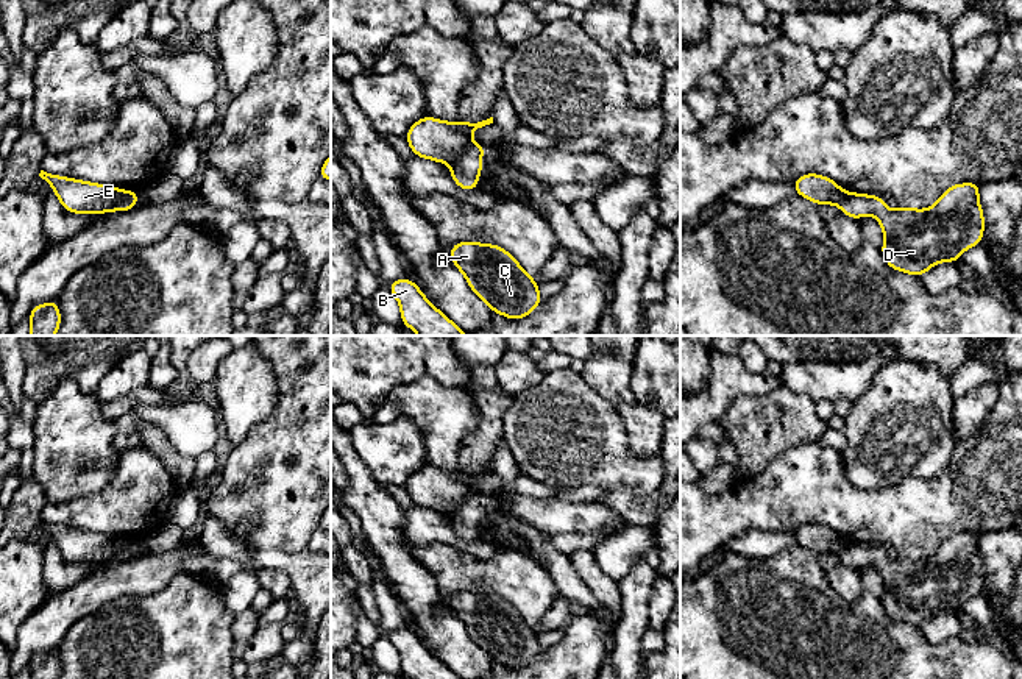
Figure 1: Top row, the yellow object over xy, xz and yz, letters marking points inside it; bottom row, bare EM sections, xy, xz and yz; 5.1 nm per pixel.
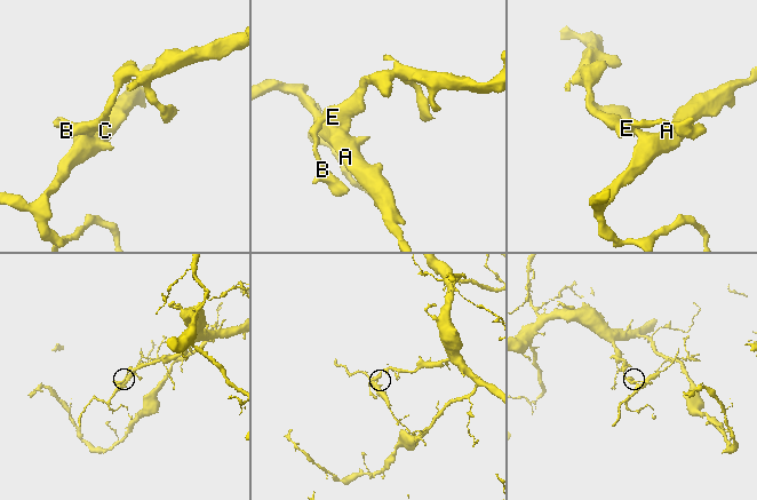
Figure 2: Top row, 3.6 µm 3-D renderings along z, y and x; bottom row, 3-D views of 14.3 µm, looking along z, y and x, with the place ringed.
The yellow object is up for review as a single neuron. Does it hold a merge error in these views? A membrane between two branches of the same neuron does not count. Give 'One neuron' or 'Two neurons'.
Two neurons

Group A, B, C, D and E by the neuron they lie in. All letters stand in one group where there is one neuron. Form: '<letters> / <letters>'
A C D / B E

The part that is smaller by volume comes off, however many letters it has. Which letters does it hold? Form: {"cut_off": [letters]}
{"cut_off": ["A", "C", "D"]}

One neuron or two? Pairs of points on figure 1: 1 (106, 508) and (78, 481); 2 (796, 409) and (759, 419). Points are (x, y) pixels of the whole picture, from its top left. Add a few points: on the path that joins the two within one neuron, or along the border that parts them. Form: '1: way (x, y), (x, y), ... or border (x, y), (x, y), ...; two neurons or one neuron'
1: border (116, 465), (114, 476), (102, 489), (55, 501); two neurons
2: way (787, 419), (768, 419); one neuron

